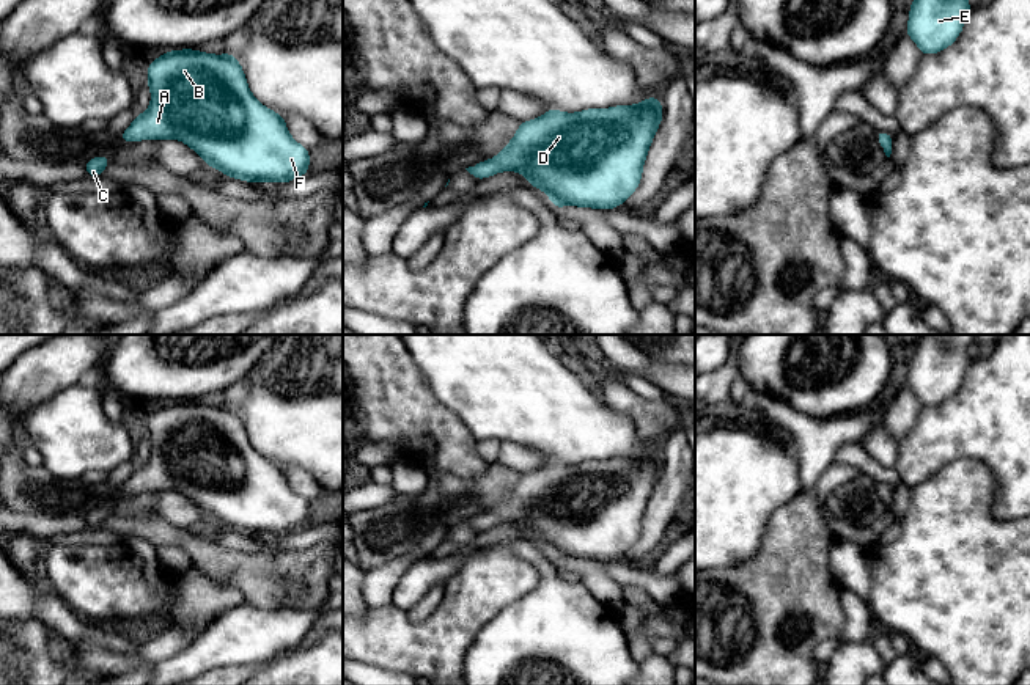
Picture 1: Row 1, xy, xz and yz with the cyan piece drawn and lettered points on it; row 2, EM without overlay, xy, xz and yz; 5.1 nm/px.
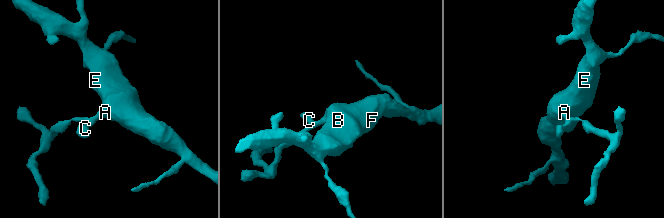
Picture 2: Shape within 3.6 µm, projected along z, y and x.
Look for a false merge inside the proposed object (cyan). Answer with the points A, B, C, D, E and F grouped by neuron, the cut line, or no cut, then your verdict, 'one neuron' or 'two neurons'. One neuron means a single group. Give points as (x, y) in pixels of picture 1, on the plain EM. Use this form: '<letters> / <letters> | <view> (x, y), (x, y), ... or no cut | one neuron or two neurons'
A B C D E F | no cut | one neuron

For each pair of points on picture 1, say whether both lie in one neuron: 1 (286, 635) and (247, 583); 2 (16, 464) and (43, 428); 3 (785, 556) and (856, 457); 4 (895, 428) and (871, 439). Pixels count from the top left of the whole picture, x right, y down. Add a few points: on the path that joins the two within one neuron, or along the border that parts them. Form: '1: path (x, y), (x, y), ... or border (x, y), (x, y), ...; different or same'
1: border (238, 597), (261, 608), (305, 610); different
2: border (19, 423), (27, 442); different
3: border (834, 461), (843, 465), (856, 465), (864, 472); different
4: border (882, 426), (898, 442); different

